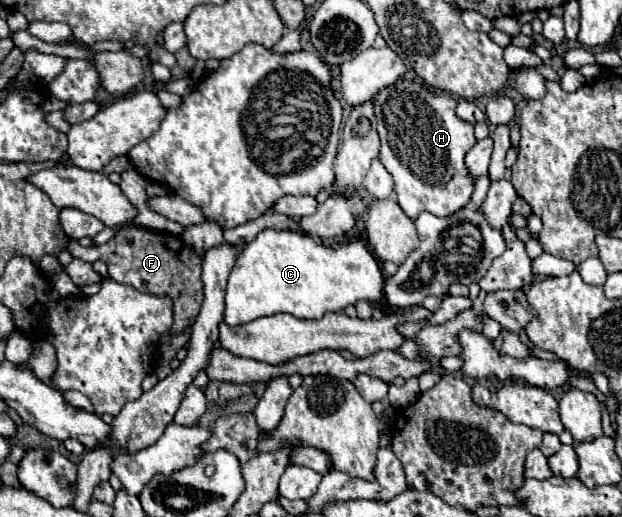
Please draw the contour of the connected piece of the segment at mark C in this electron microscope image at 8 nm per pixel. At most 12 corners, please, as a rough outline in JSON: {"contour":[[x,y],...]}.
{"contour":[[262,230],[236,258],[224,322],[316,320],[378,304],[360,240]]}

